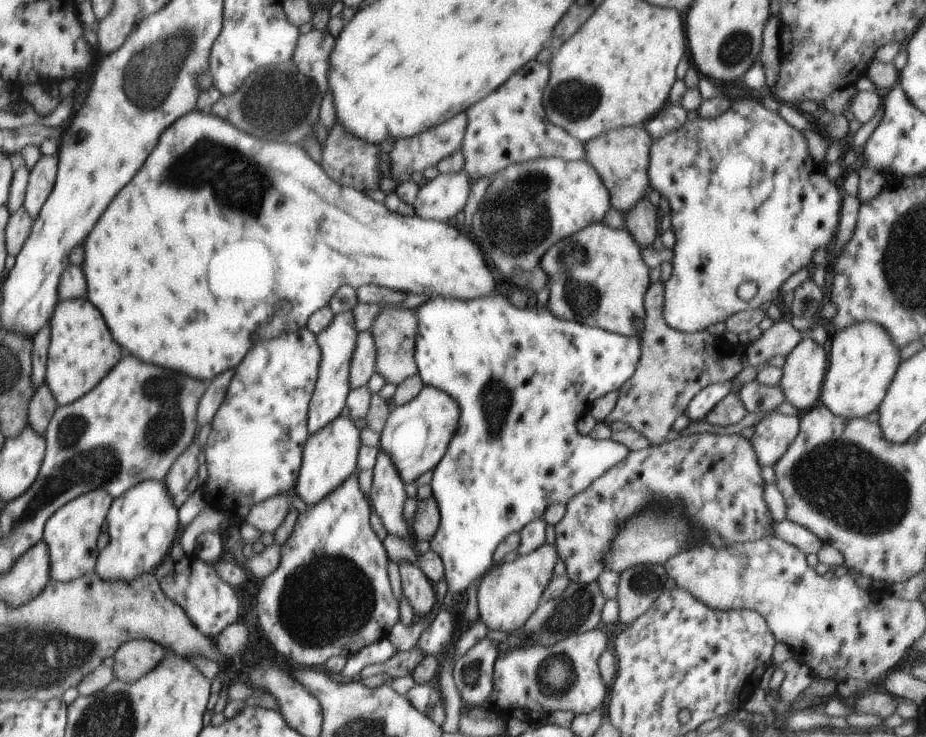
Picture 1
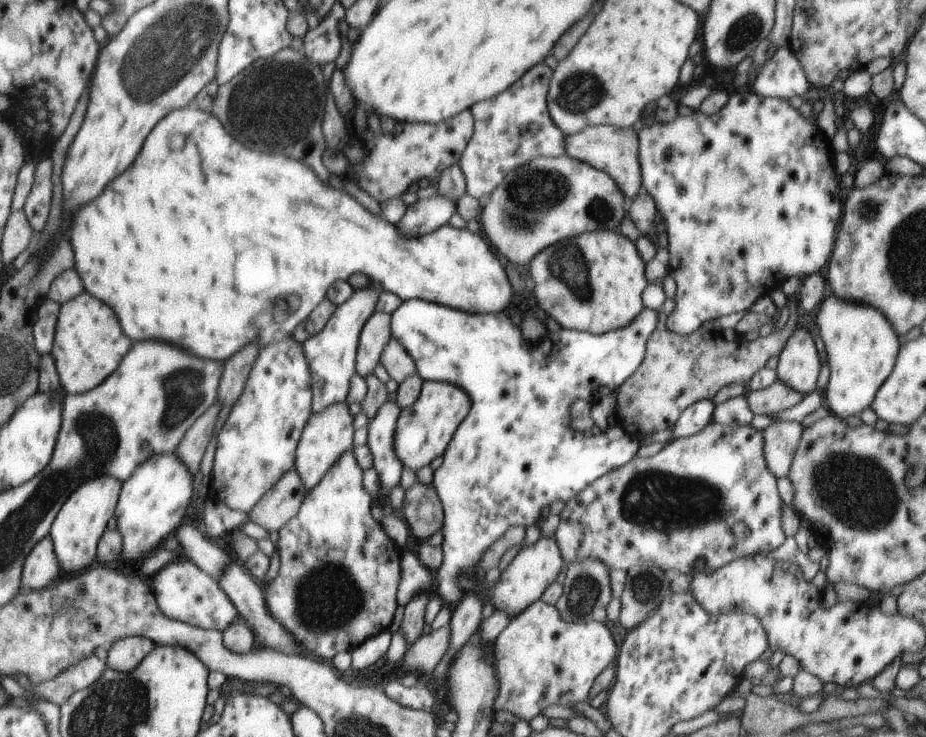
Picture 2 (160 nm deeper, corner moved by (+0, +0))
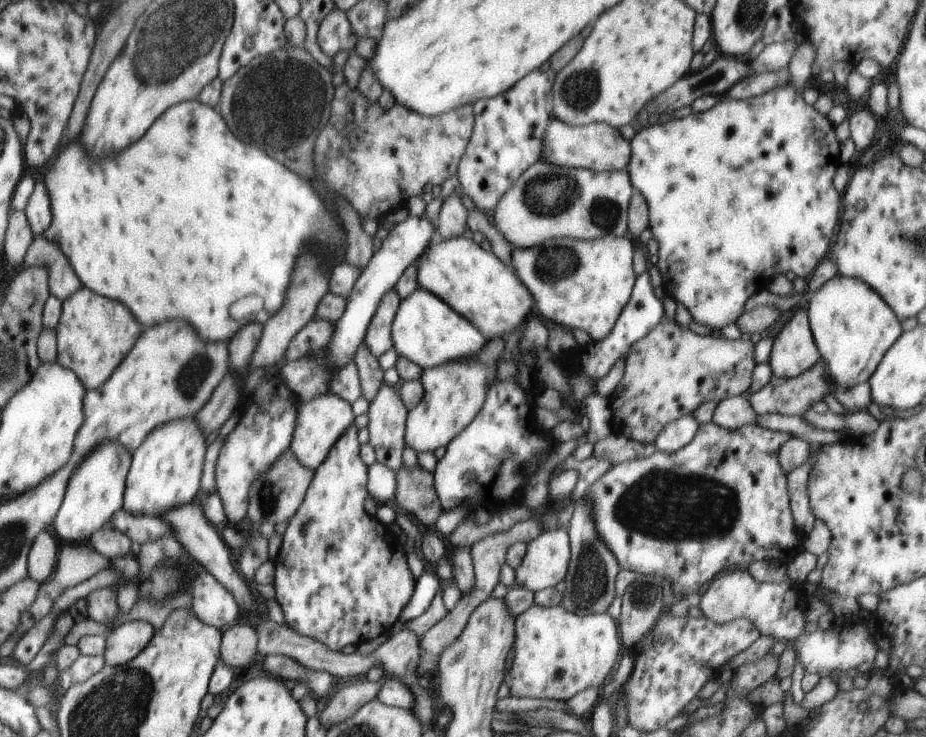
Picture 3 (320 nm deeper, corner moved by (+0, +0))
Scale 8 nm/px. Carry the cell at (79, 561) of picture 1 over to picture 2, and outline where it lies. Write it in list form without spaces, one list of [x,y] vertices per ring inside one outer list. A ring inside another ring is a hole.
[[[97,476],[82,483],[66,499],[48,534],[53,540],[63,571],[78,572],[78,570],[86,570],[86,566],[91,566],[90,562],[96,556],[96,544],[100,536],[104,534],[108,520],[114,516],[114,508],[117,508],[116,502],[118,502],[122,485],[123,482],[115,476]]]

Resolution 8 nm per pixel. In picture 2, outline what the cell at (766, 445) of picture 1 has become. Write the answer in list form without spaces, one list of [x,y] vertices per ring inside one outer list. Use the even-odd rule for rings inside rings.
[[[776,421],[763,431],[764,458],[777,479],[789,473],[803,430],[797,421]]]

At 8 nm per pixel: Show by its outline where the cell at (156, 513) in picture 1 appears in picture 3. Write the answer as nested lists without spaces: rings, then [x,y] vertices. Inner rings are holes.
[[[196,417],[173,420],[155,428],[131,456],[124,508],[152,518],[164,518],[173,508],[192,503],[201,488],[208,435],[201,429]]]

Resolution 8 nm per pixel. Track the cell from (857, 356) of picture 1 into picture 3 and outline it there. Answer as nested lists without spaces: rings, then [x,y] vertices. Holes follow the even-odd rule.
[[[836,275],[825,282],[819,289],[808,291],[809,325],[822,360],[828,365],[830,378],[843,389],[852,389],[860,383],[868,382],[882,362],[890,346],[900,338],[903,329],[892,308],[862,280]]]

